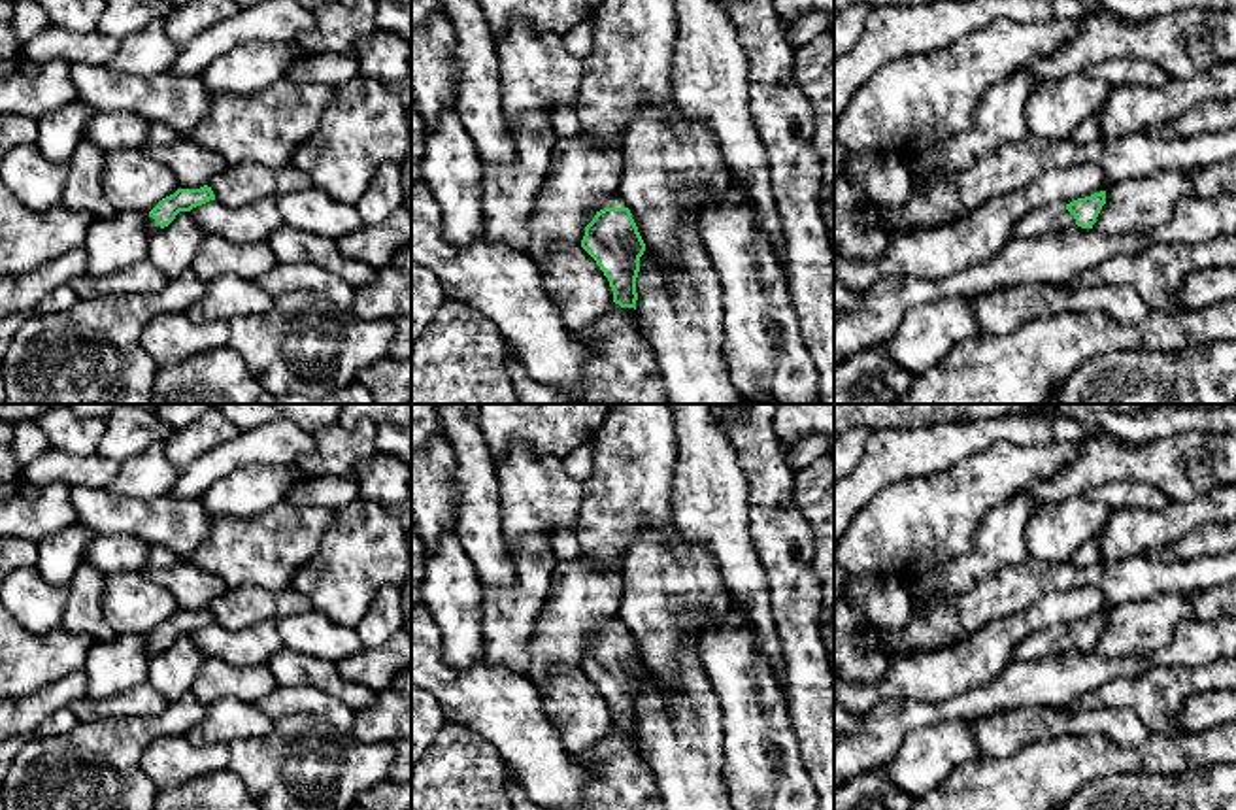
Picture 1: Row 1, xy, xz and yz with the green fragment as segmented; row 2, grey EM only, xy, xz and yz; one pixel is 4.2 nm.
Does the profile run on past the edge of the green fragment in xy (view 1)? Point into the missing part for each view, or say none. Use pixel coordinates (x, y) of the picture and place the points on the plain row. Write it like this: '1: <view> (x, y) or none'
1: xy (151, 650)

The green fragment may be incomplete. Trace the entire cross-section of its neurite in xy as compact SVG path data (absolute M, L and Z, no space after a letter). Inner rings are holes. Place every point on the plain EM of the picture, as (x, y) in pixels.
M208 608L200 612L177 612L149 634L149 657L155 659L160 651L168 650L179 634L191 634L209 623L215 623L215 617Z

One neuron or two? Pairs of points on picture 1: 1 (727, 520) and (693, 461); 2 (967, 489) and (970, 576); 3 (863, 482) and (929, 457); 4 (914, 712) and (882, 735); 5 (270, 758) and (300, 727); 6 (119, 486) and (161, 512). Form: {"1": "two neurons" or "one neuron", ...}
{"1": "one neuron", "2": "two neurons", "3": "one neuron", "4": "one neuron", "5": "one neuron", "6": "two neurons"}

